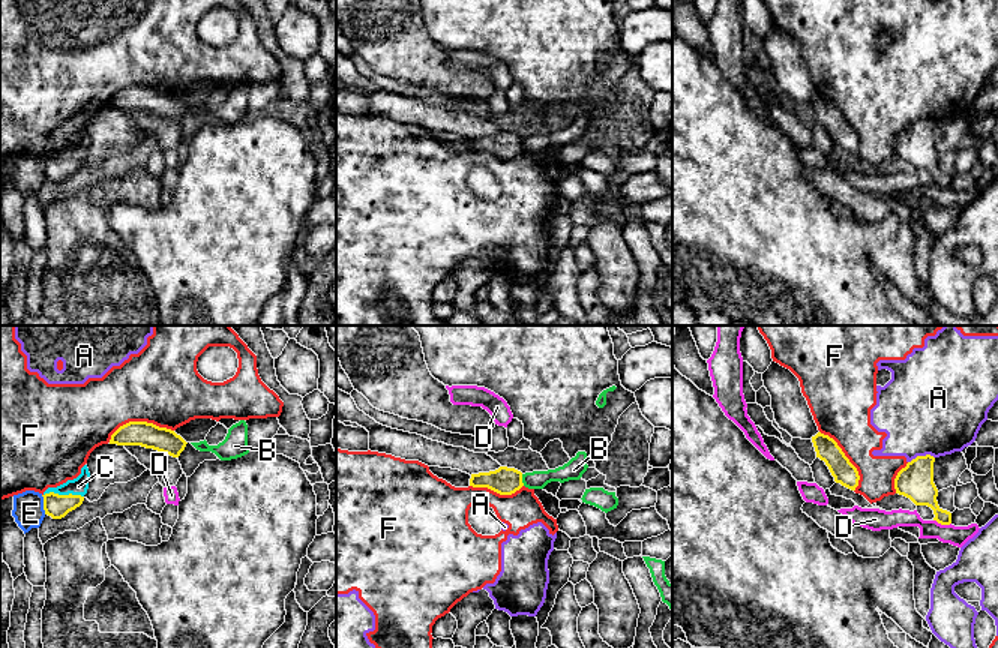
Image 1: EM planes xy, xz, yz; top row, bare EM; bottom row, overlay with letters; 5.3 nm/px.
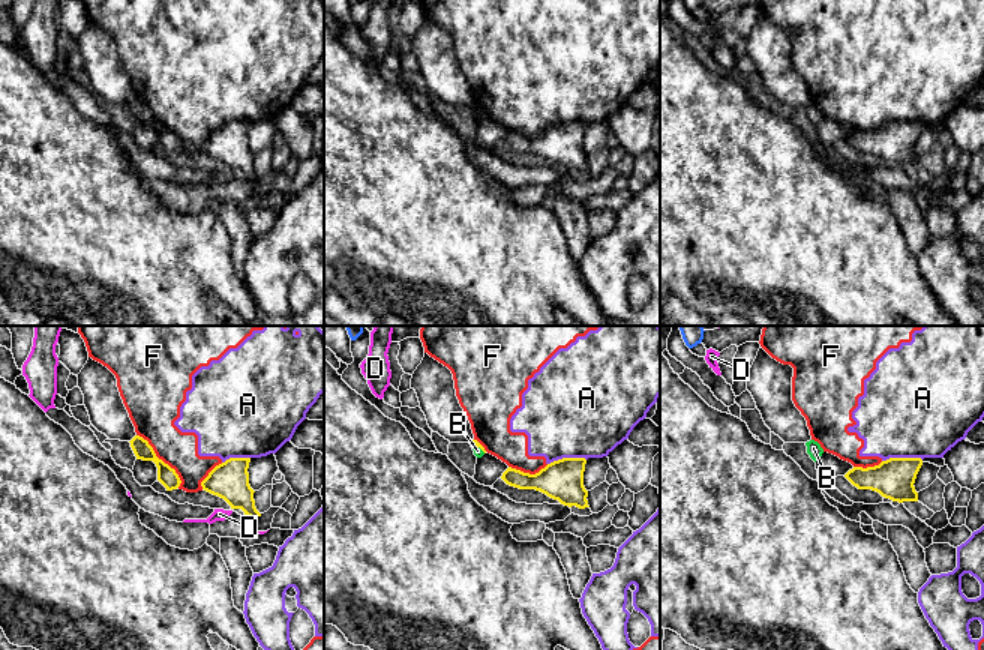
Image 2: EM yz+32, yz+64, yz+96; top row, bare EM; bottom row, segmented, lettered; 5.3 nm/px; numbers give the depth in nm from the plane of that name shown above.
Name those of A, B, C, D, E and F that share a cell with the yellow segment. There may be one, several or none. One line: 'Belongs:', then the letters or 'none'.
Belongs: C

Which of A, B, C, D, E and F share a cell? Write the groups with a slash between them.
A E F / B / C / D

